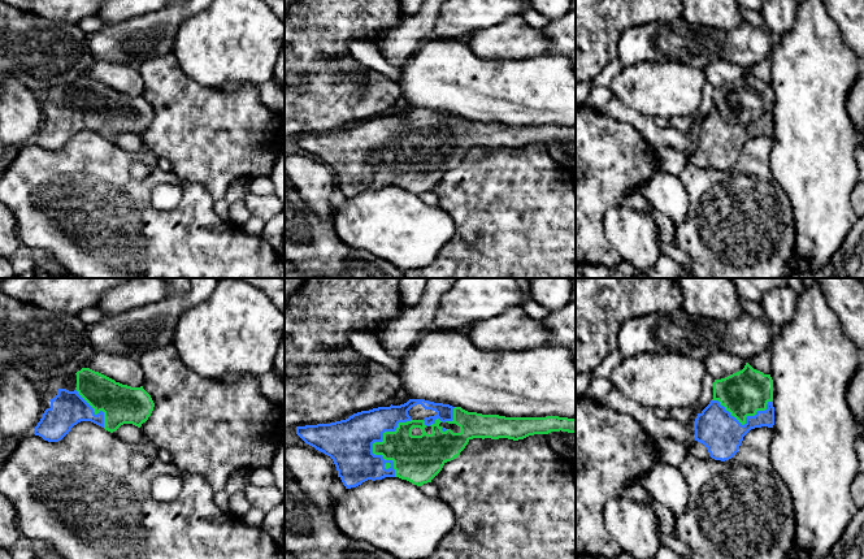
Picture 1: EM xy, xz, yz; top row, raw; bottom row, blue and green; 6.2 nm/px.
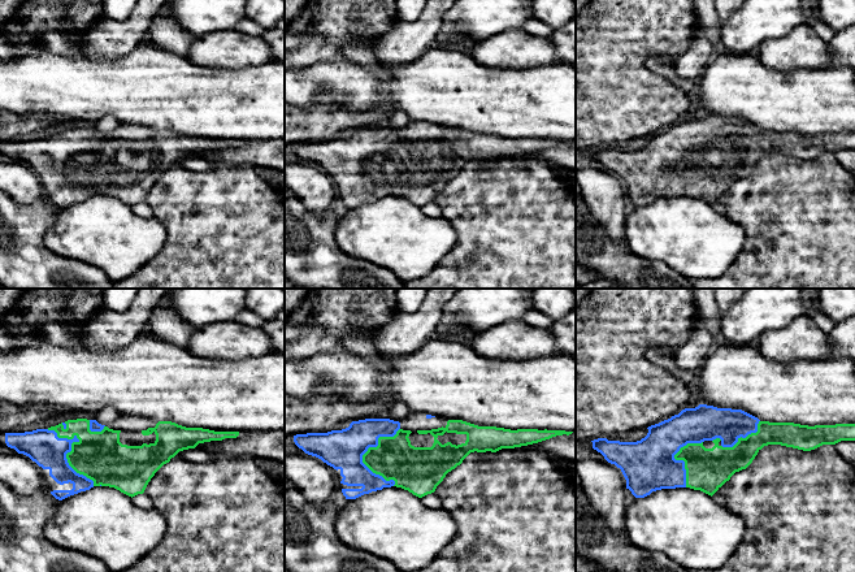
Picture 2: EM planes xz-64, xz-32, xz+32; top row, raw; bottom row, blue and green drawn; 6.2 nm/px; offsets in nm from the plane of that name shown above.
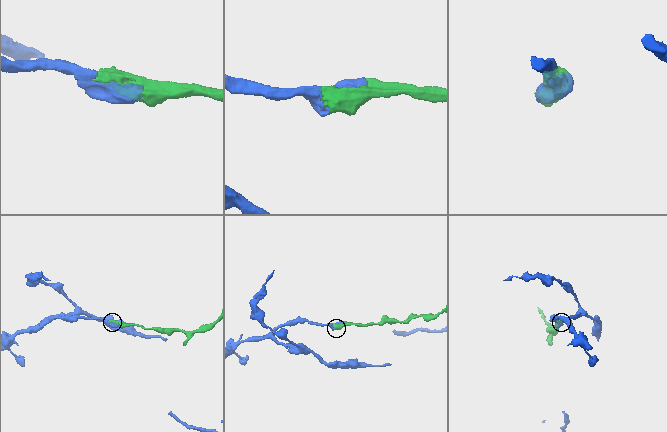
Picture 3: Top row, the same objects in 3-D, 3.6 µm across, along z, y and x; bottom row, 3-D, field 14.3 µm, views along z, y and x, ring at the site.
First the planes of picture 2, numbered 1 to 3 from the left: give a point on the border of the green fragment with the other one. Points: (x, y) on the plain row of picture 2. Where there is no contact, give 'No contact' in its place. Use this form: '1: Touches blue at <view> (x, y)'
1: Touches blue at xz-64 (68, 160)
2: Touches blue at xz-32 (364, 161)
3: Touches blue at xz+32 (675, 168)

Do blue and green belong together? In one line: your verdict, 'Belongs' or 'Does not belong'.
Belongs

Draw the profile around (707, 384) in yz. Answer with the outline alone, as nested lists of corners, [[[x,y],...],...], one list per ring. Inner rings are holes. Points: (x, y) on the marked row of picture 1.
[[[705,372],[702,381],[702,394],[698,398],[696,403],[691,407],[691,410],[695,411],[696,413],[703,411],[713,399],[713,382],[715,378]]]

